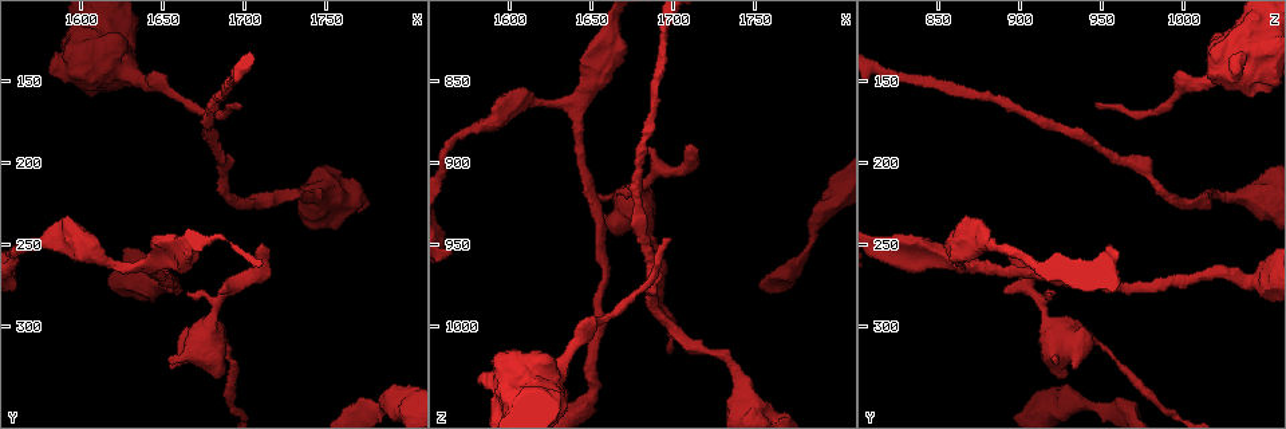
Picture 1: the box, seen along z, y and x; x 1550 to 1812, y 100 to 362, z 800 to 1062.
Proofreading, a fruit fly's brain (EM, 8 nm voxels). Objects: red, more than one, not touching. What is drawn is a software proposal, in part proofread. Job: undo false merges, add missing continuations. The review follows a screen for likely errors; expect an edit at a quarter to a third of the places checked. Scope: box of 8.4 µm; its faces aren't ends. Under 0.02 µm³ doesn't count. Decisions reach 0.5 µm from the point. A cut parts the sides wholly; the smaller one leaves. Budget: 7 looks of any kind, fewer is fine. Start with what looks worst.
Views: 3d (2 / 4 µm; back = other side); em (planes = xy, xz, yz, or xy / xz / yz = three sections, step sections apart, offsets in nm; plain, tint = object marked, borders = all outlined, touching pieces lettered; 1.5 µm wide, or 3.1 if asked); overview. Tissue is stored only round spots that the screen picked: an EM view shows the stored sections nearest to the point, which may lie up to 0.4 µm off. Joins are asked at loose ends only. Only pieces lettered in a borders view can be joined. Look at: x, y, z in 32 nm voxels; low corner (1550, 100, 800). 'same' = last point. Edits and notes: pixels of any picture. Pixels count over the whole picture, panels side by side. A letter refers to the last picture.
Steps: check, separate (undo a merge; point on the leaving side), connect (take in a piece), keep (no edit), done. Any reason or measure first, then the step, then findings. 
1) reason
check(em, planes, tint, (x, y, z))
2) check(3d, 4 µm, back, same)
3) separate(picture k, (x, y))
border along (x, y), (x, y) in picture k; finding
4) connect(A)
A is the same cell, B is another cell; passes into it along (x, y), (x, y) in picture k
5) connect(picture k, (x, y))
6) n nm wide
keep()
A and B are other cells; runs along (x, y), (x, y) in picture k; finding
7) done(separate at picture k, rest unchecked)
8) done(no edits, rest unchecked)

branch stops here
check(3d, 4 µm, (1710, 250, 894))

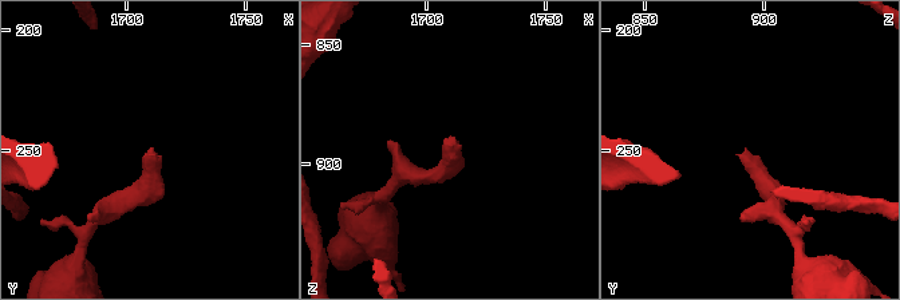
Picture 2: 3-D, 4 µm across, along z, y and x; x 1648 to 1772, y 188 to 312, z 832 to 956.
now the EM
check(em, planes, plain, (1711, 249, 893))

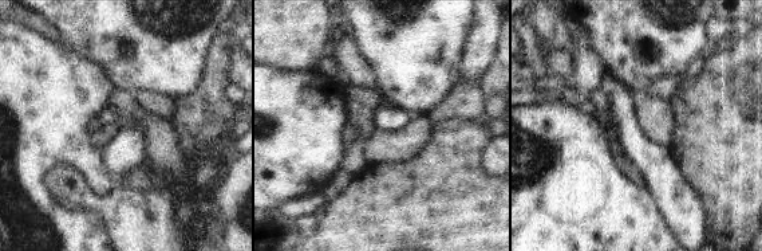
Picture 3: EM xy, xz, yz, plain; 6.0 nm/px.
see the neighbours
check(em, planes, borders, same)

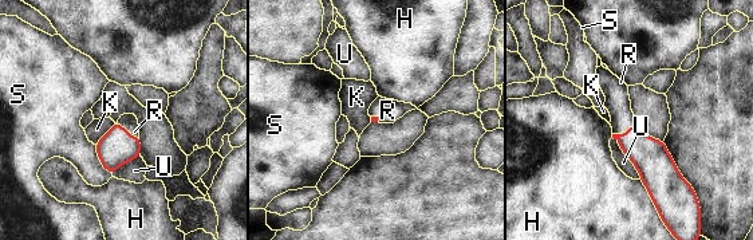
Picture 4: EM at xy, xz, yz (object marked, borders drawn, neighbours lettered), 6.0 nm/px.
U touches over 300 nm
connect(R)
R is the same cell, H, K, S and U are other cells; passes into it along (651, 158), (625, 134), (618, 103) in picture 4; the neuron continues

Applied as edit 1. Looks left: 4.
tapers out
check(em, xy, step 8, borders, (1698, 164, 946))

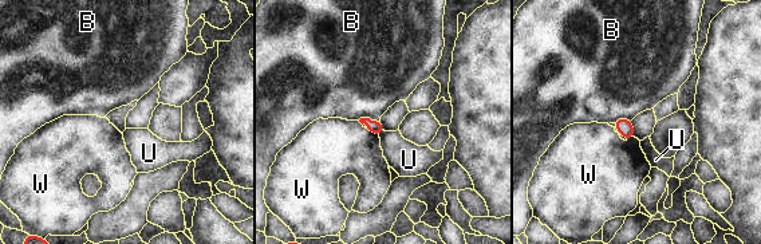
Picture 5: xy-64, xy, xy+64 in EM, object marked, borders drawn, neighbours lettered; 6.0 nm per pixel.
check(em, planes, borders, same)

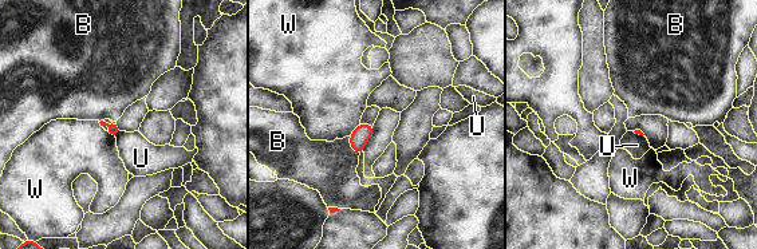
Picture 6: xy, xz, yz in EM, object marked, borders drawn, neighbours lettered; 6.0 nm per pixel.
B touches over 130 nm
keep()
B, U and W are other cells; border along (349, 137), (349, 145), (359, 154) in picture 6; no lettered piece goes on from it

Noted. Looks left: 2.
done(connect at picture 4, rest unchecked)

